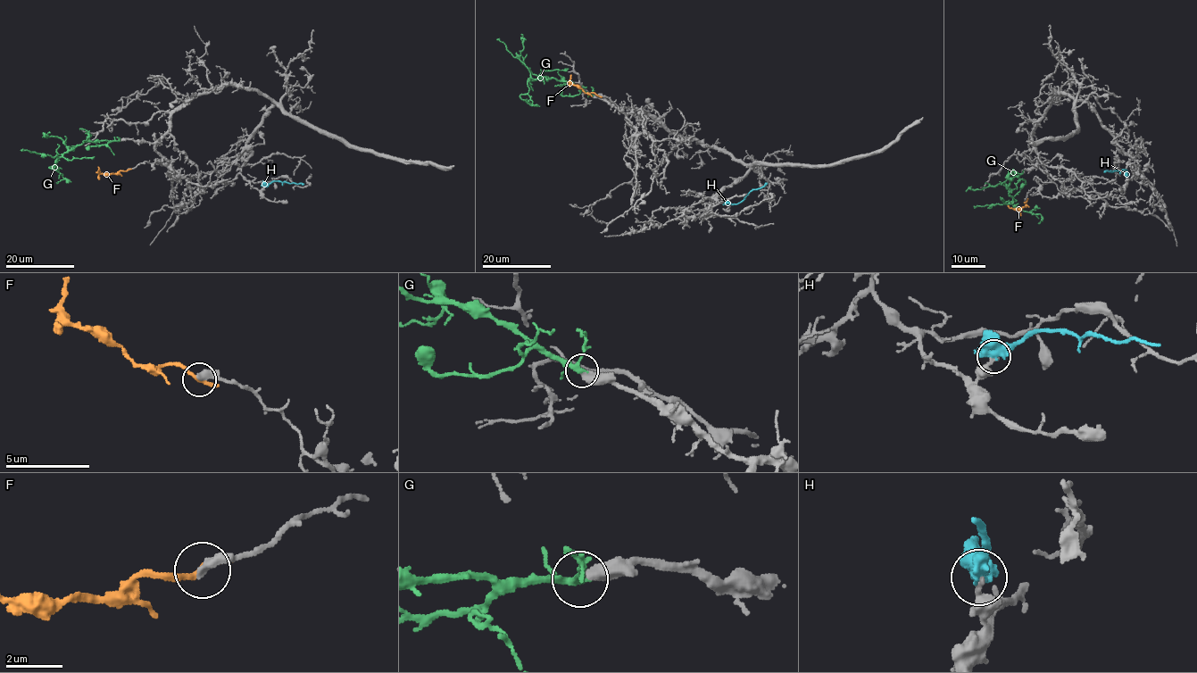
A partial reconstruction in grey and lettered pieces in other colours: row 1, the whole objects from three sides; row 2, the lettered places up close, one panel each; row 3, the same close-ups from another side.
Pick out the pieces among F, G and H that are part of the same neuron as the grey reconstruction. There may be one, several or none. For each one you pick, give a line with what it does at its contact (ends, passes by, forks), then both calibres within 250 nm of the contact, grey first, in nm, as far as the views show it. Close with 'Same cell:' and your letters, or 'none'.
G: it forks there; 440 nm thick on the grey side, 170 nm on the other
Same cell: G

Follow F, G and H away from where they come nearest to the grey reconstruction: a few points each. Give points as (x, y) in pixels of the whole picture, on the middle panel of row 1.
F: (598, 95), (574, 86), (569, 75)
G: (592, 95), (574, 84), (555, 78), (532, 78), (528, 69), (497, 39)
H: (727, 202), (740, 203), (752, 189), (767, 183)

